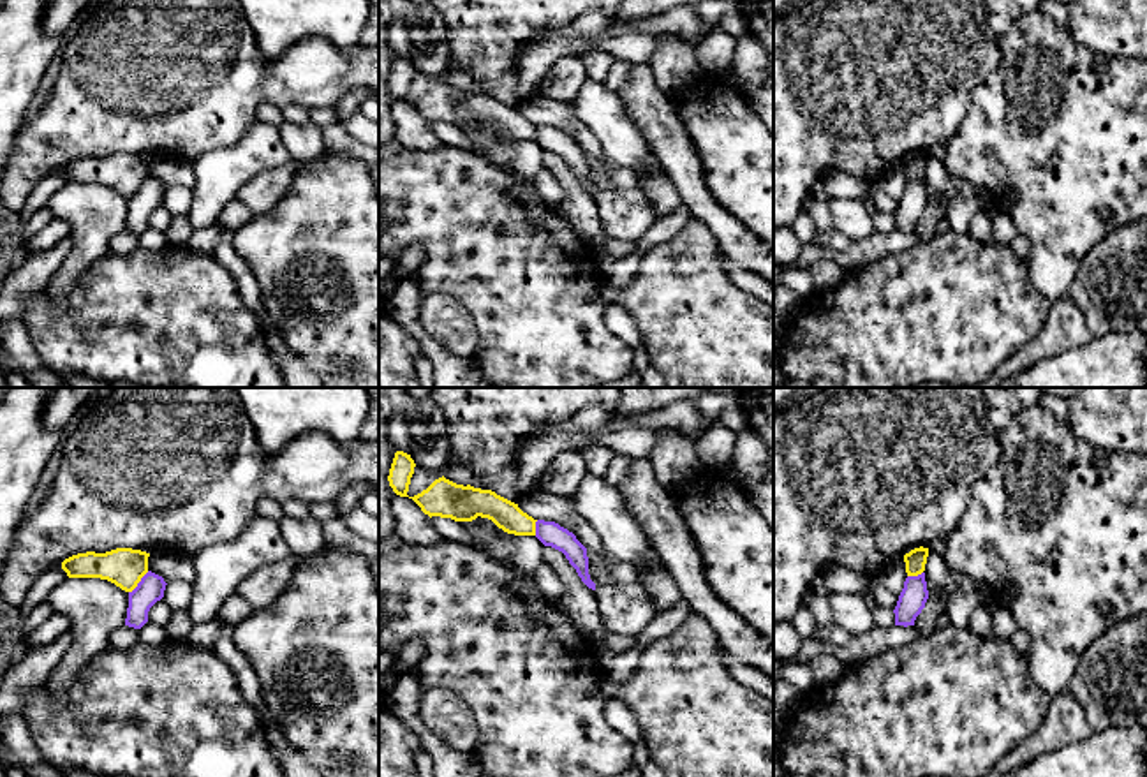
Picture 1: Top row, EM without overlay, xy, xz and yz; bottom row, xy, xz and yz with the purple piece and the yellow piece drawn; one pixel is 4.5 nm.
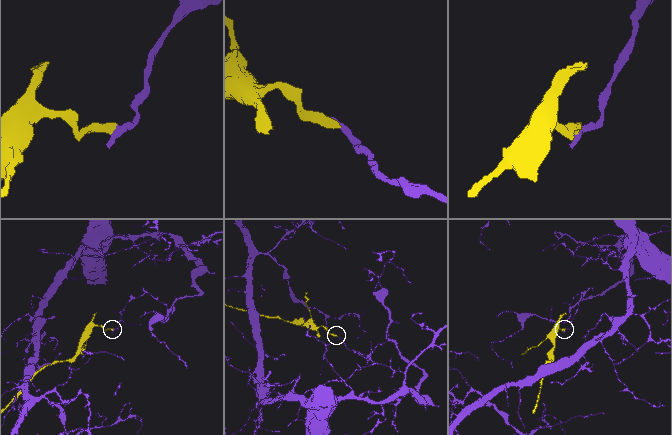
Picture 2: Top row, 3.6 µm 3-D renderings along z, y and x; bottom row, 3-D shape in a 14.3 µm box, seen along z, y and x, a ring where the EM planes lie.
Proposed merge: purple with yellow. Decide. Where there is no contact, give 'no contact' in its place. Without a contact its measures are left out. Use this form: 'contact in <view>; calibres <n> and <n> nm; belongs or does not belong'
contact in xy; calibres 120 and 180 nm; does not belong

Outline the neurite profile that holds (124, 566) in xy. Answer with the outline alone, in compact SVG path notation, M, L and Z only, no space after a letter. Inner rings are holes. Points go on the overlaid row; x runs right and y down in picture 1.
M116 548L106 553L78 553L62 562L69 578L100 578L132 592L148 573L150 553L132 548Z

